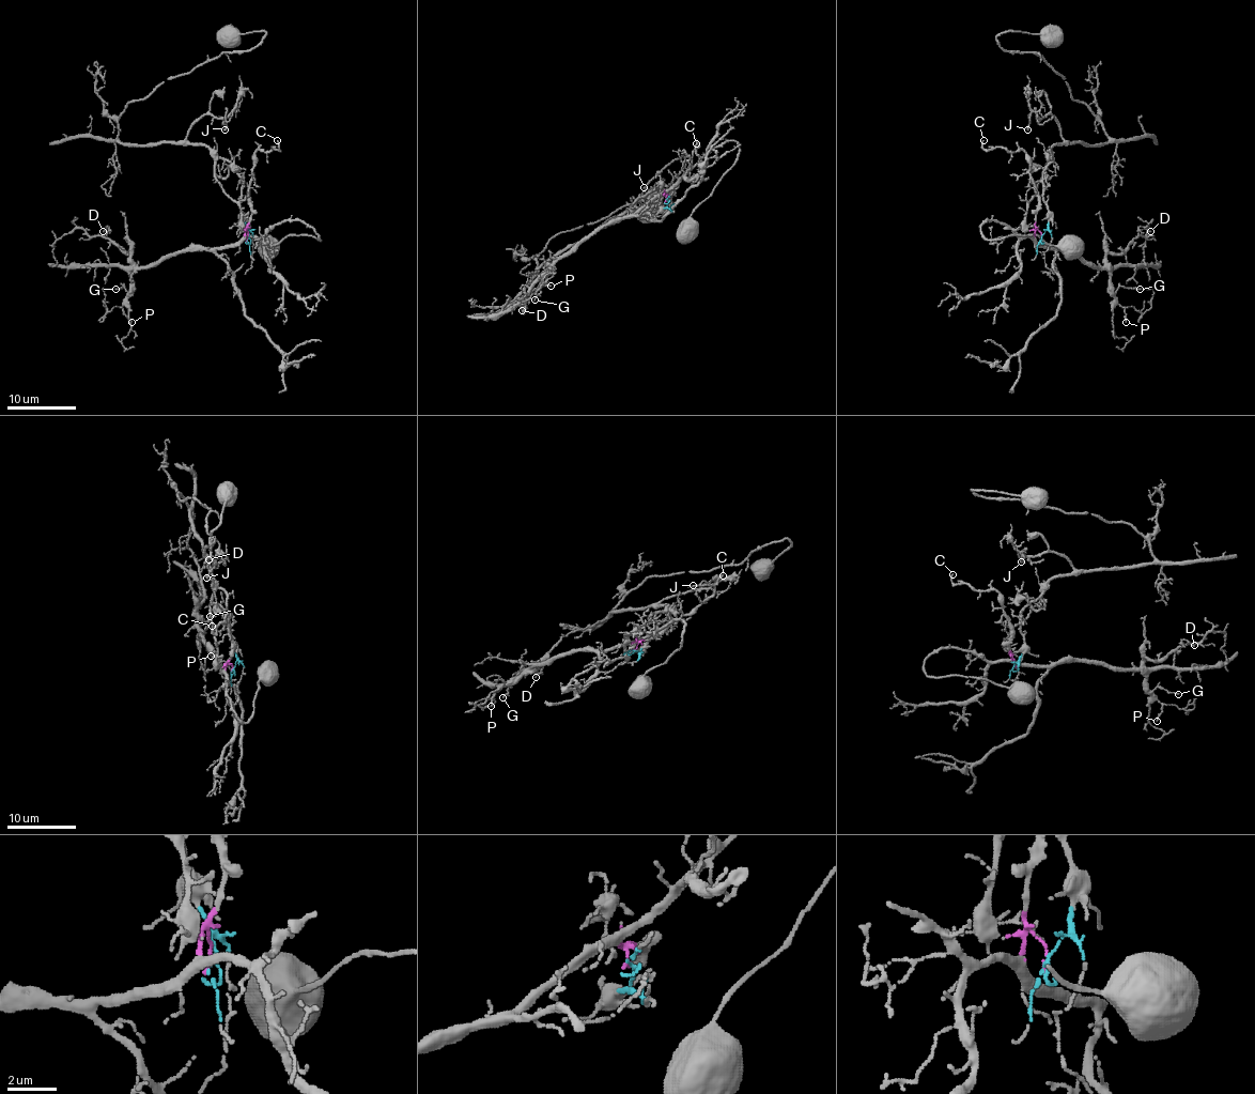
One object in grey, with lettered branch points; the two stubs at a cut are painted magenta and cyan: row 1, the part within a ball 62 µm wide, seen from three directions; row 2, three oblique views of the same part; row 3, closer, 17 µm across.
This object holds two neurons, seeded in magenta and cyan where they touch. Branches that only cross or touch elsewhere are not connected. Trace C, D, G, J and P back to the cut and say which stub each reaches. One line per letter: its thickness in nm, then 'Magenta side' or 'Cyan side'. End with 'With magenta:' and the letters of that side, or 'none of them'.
C: Thickness 130 nm. Magenta side
D: Thickness 100 nm. Magenta side
G: Thickness 120 nm. Magenta side
J: Thickness 130 nm. Cyan side
P: Thickness 100 nm. Magenta side
With magenta: C, D, G, P

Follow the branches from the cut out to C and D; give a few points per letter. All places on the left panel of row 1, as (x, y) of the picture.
C: (246, 237), (253, 157), (259, 150), (267, 152), (273, 147), (278, 150), (278, 140)
D: (246, 237), (246, 229), (231, 245), (183, 248), (150, 265), (140, 265), (107, 237), (107, 226), (104, 231)

